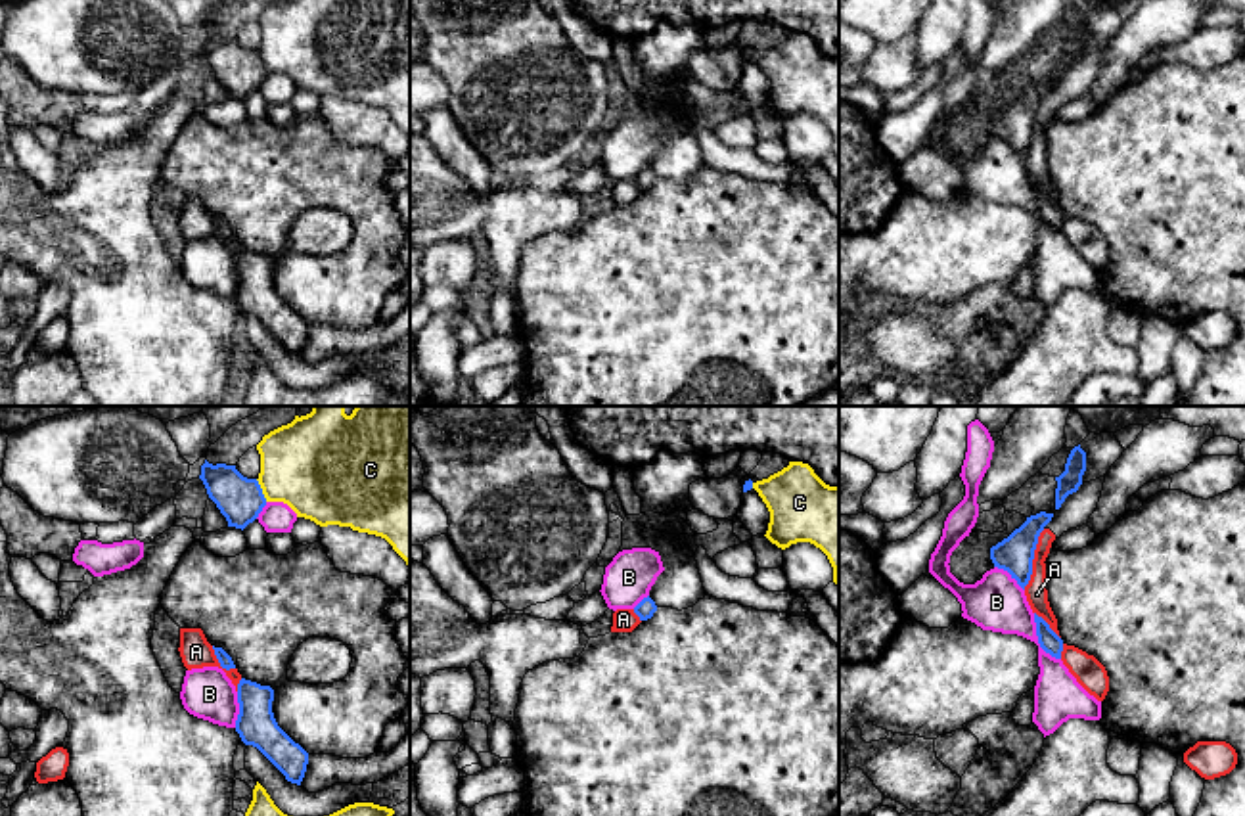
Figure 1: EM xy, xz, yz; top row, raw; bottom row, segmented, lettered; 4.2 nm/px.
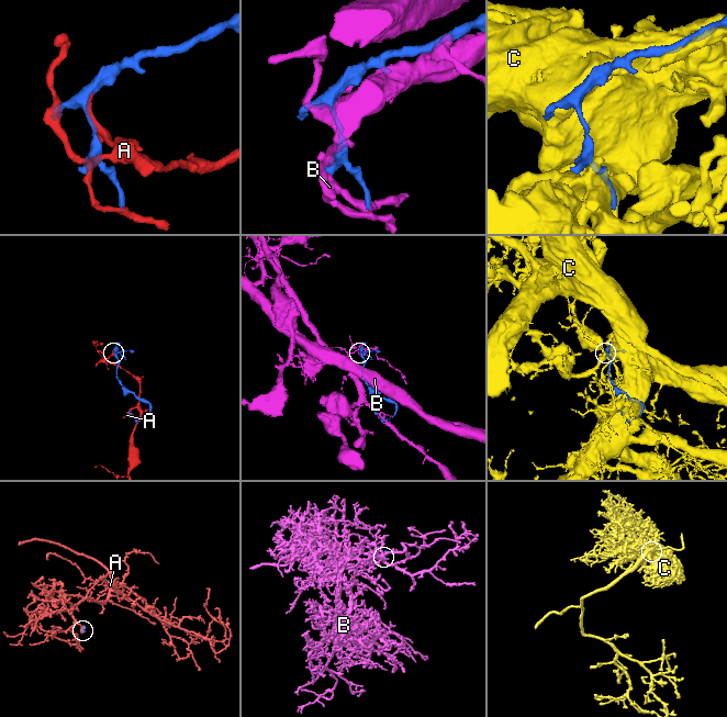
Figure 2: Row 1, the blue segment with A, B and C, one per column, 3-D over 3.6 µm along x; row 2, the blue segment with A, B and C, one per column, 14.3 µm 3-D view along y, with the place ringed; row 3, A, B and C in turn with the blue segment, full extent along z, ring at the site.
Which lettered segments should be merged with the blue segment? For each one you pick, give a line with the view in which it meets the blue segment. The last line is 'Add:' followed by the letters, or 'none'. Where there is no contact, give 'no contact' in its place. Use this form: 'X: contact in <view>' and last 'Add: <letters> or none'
Add: none

